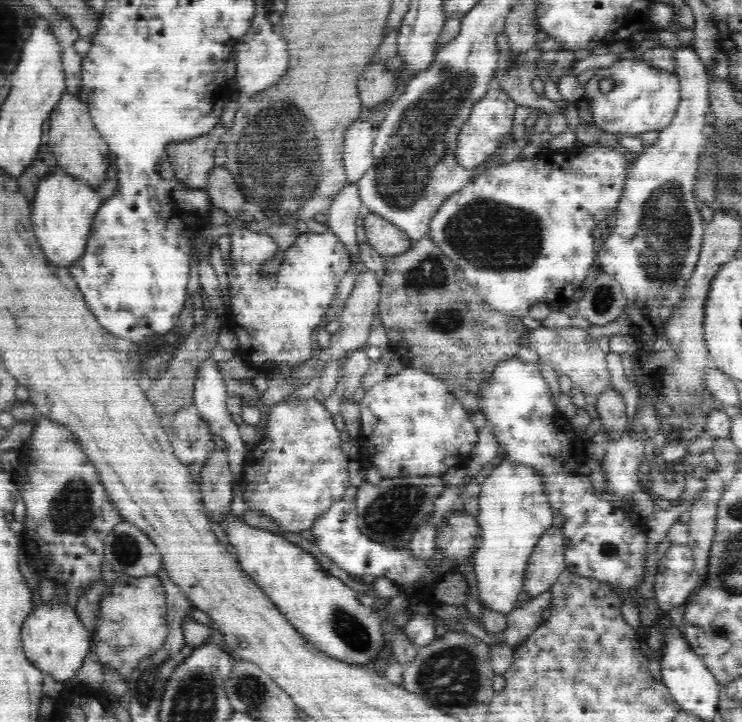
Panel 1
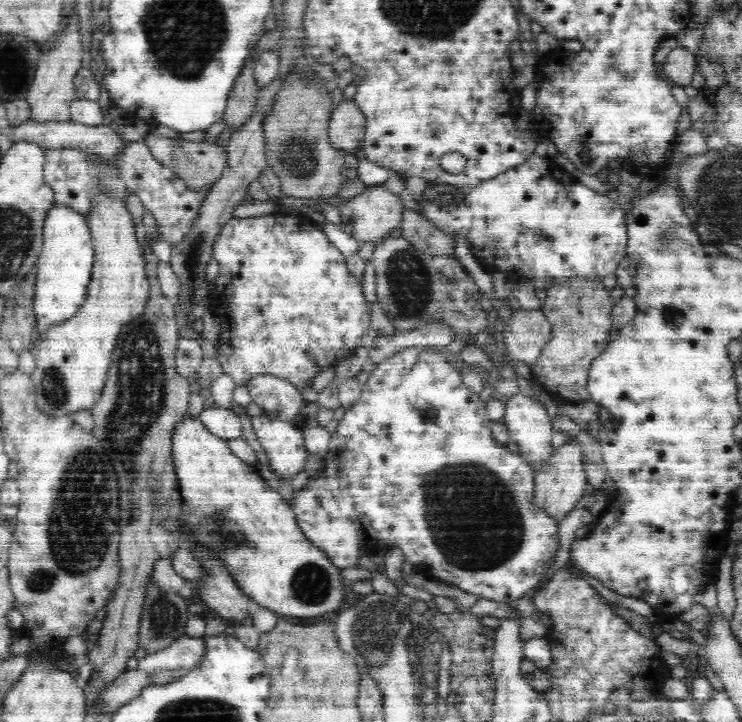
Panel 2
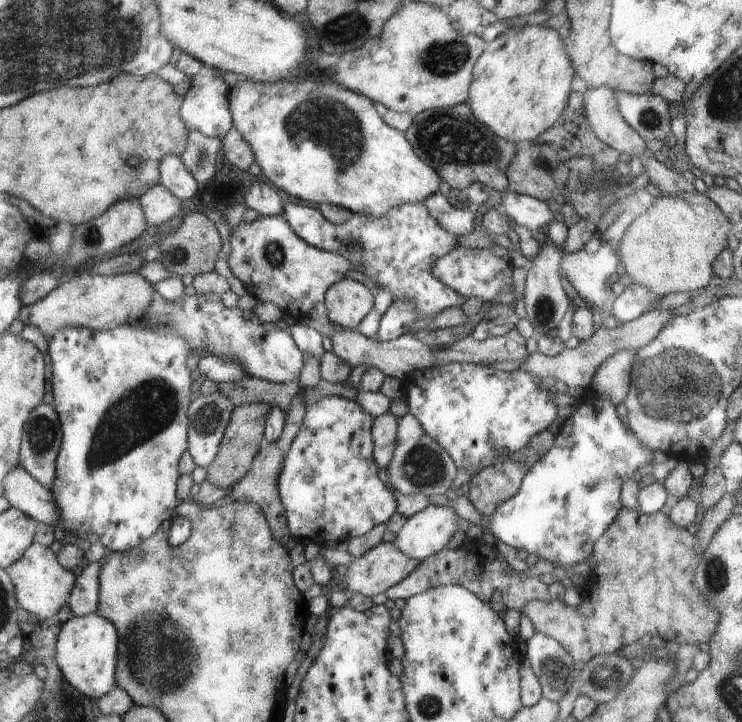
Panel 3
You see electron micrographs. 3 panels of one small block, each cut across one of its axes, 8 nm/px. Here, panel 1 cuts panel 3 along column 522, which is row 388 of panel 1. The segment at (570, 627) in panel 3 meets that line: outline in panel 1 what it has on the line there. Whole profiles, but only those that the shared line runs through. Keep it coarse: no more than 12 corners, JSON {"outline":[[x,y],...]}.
{"outline":[[610,386],[594,406],[610,439],[627,430],[626,403]]}

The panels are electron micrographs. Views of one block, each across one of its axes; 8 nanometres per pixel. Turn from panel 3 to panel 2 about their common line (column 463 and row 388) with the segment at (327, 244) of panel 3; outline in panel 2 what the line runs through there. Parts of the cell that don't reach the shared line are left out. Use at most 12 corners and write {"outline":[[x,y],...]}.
{"outline":[[308,217],[213,244],[218,362],[306,388],[371,328]]}

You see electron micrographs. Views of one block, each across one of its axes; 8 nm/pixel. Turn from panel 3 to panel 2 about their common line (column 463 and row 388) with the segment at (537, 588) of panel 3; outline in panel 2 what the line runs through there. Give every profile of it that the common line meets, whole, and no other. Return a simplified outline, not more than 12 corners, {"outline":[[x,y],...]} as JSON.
{"outline":[[550,282],[552,338],[532,380],[566,402],[591,400],[587,370],[612,332],[598,282]]}

